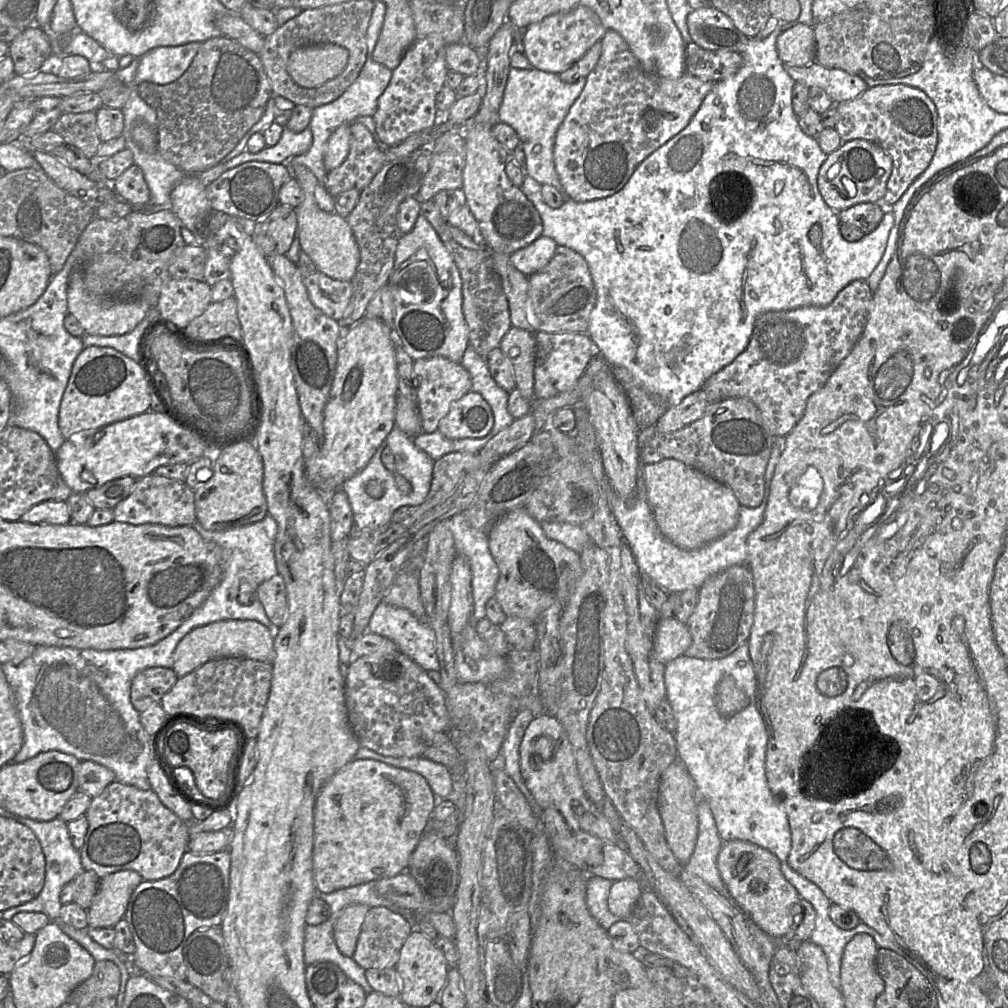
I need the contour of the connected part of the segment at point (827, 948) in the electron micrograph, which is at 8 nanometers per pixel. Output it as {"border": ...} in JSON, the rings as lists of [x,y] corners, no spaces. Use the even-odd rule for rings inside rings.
{"border":[[[743,644],[742,646],[739,646],[735,651],[733,651],[731,654],[718,658],[718,659],[699,659],[696,657],[690,657],[687,655],[681,655],[668,663],[664,664],[664,684],[665,684],[665,689],[666,689],[666,698],[669,701],[675,719],[676,719],[676,729],[673,732],[674,739],[676,742],[676,749],[677,749],[677,755],[678,755],[678,760],[684,765],[686,768],[687,772],[691,776],[695,787],[697,789],[697,792],[699,793],[699,796],[709,805],[709,808],[711,810],[712,816],[714,818],[718,834],[720,838],[722,839],[723,842],[731,841],[731,840],[741,840],[745,841],[748,843],[751,843],[753,845],[756,845],[758,847],[761,847],[772,854],[774,854],[779,861],[780,864],[780,870],[786,881],[791,884],[799,894],[799,896],[803,899],[809,902],[814,910],[815,910],[815,924],[814,924],[814,929],[811,933],[810,939],[808,941],[820,946],[822,950],[824,951],[827,962],[828,962],[828,968],[829,968],[829,975],[830,975],[830,981],[831,984],[834,988],[839,988],[840,987],[840,965],[841,965],[841,958],[842,954],[844,951],[844,948],[846,944],[857,934],[867,934],[873,938],[875,941],[876,945],[878,948],[884,948],[891,950],[899,955],[905,955],[902,950],[893,942],[885,939],[883,936],[881,936],[879,933],[877,933],[874,929],[868,927],[864,923],[858,924],[855,928],[851,930],[843,930],[838,928],[833,924],[833,922],[830,919],[829,916],[829,911],[830,911],[830,905],[831,903],[829,900],[825,897],[825,895],[822,893],[822,891],[813,883],[809,882],[802,876],[800,876],[798,873],[793,871],[788,863],[787,863],[787,858],[788,854],[790,852],[791,848],[791,840],[790,840],[790,833],[789,833],[789,828],[787,825],[787,822],[785,818],[783,817],[782,813],[780,810],[777,808],[777,806],[774,803],[774,800],[772,798],[772,795],[770,793],[770,790],[768,788],[767,784],[767,779],[765,775],[765,756],[766,756],[766,748],[767,748],[767,732],[765,728],[765,724],[763,721],[763,718],[761,714],[759,713],[759,710],[757,708],[757,702],[756,702],[756,679],[755,679],[755,674],[754,670],[751,664],[751,660],[749,657],[749,649],[747,644]]]}

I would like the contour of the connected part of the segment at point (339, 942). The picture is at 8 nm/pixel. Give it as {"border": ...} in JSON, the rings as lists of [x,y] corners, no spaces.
{"border":[[[362,904],[347,906],[333,926],[333,935],[338,950],[352,958],[368,907]]]}

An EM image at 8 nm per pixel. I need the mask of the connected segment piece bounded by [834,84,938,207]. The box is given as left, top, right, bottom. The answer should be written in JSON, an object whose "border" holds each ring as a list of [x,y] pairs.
{"border":[[[905,84],[868,87],[857,98],[834,103],[838,112],[835,130],[843,142],[865,139],[879,145],[892,159],[892,169],[881,201],[891,207],[929,166],[938,141],[938,114],[934,103],[920,89]]]}

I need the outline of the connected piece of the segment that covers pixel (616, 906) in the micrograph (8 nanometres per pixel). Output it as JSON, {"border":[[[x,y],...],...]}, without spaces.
{"border":[[[626,878],[614,882],[608,898],[610,912],[621,920],[628,920],[642,892],[641,880]]]}

